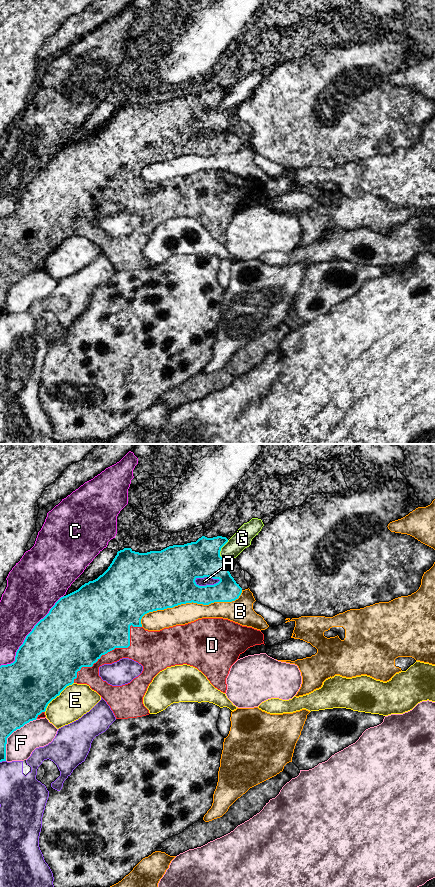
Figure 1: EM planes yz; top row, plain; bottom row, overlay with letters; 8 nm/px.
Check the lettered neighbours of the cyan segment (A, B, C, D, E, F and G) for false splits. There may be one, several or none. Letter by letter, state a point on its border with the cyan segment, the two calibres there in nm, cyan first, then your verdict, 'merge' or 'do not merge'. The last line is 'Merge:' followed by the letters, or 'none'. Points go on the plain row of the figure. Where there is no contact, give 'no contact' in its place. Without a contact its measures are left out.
A: meets cyan in yz at (207, 128); 340 nm thick on the cyan side, 70 nm on the other; do not merge
B: meets cyan in yz at (189, 154); 440 nm thick on the cyan side, 160 nm on the other; do not merge
C: meets cyan in yz at (27, 187); 500 nm thick on the cyan side, 360 nm on the other; do not merge
D: meets cyan in yz at (113, 201); 500 nm thick on the cyan side, 240 nm on the other; merge
E: meets cyan in yz at (57, 247); 480 nm thick on the cyan side, 260 nm on the other; do not merge
F: meets cyan in yz at (10, 286); 320 nm thick on the cyan side, 220 nm on the other; do not merge
G: meets cyan in yz at (220, 102); 300 nm thick on the cyan side, 150 nm on the other; do not merge
Merge: D

